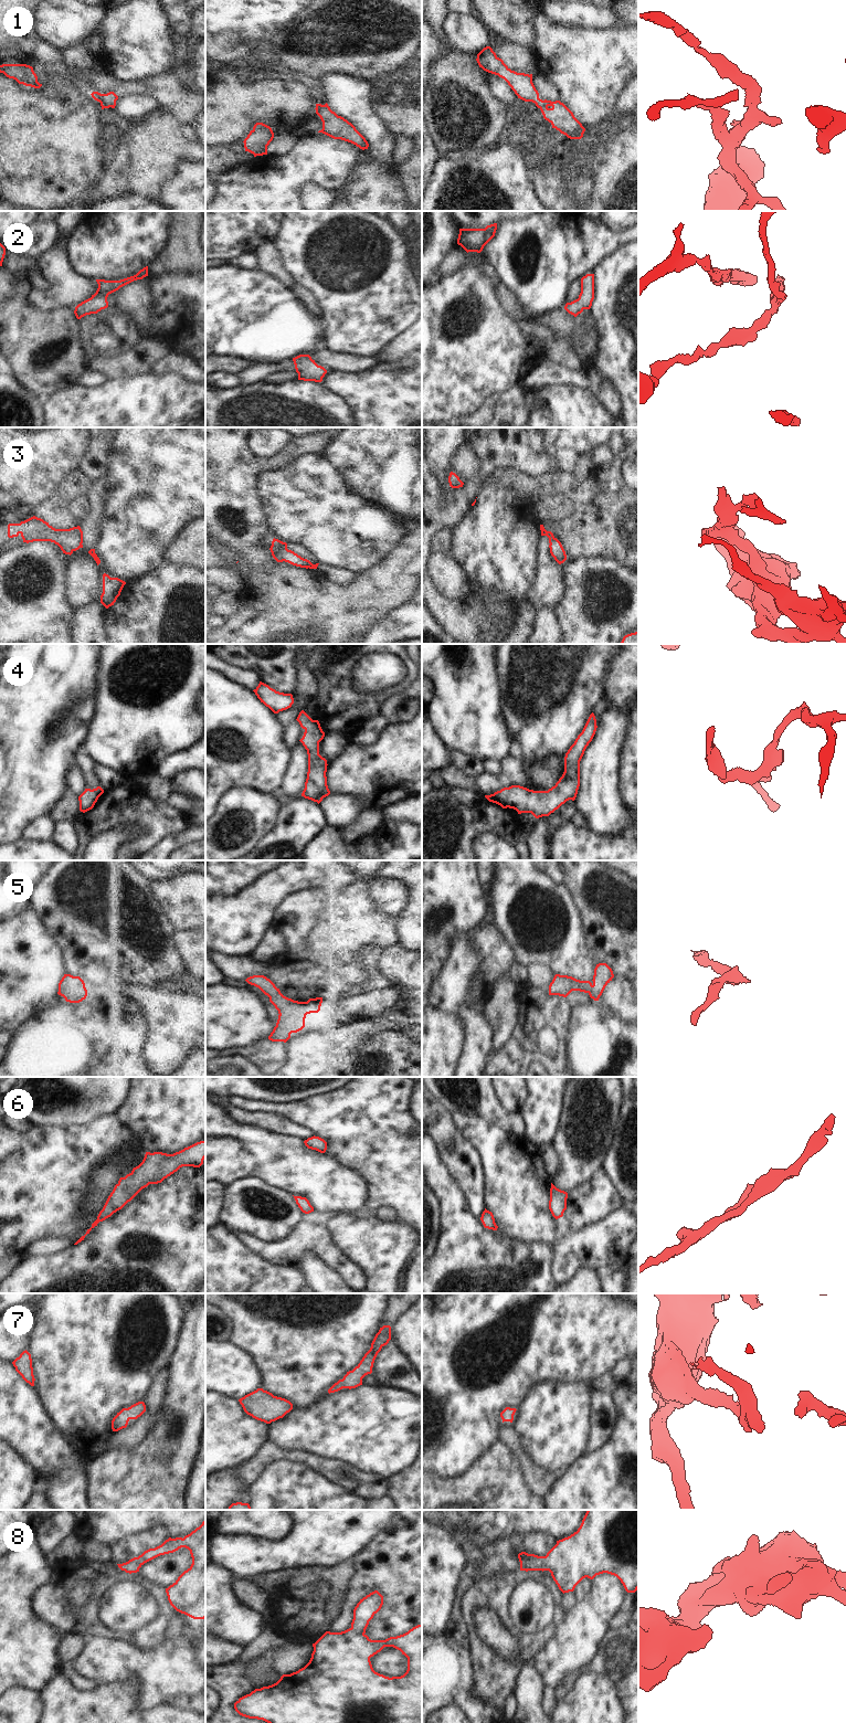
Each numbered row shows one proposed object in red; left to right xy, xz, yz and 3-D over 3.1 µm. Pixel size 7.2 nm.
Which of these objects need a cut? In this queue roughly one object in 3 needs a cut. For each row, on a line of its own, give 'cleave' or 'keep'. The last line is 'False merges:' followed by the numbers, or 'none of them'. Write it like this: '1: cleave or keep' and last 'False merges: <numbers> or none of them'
1: keep
2: keep
3: keep
4: keep
5: keep
6: keep
7: keep
8: keep
False merges: none of them

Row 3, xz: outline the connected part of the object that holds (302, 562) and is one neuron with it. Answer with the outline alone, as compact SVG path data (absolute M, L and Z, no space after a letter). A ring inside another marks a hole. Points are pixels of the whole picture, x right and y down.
M273 539L272 546L269 548L273 558L277 562L288 562L293 565L306 568L306 569L317 569L319 563L313 564L309 560L302 558L297 553L287 549L287 543L278 539Z

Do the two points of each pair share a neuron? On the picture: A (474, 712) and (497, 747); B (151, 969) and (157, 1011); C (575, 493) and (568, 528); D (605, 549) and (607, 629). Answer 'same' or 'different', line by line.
A: same
B: different
C: same
D: different

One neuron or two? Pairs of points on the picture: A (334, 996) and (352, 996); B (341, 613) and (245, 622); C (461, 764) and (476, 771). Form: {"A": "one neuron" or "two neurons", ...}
{"A": "two neurons", "B": "one neuron", "C": "one neuron"}

